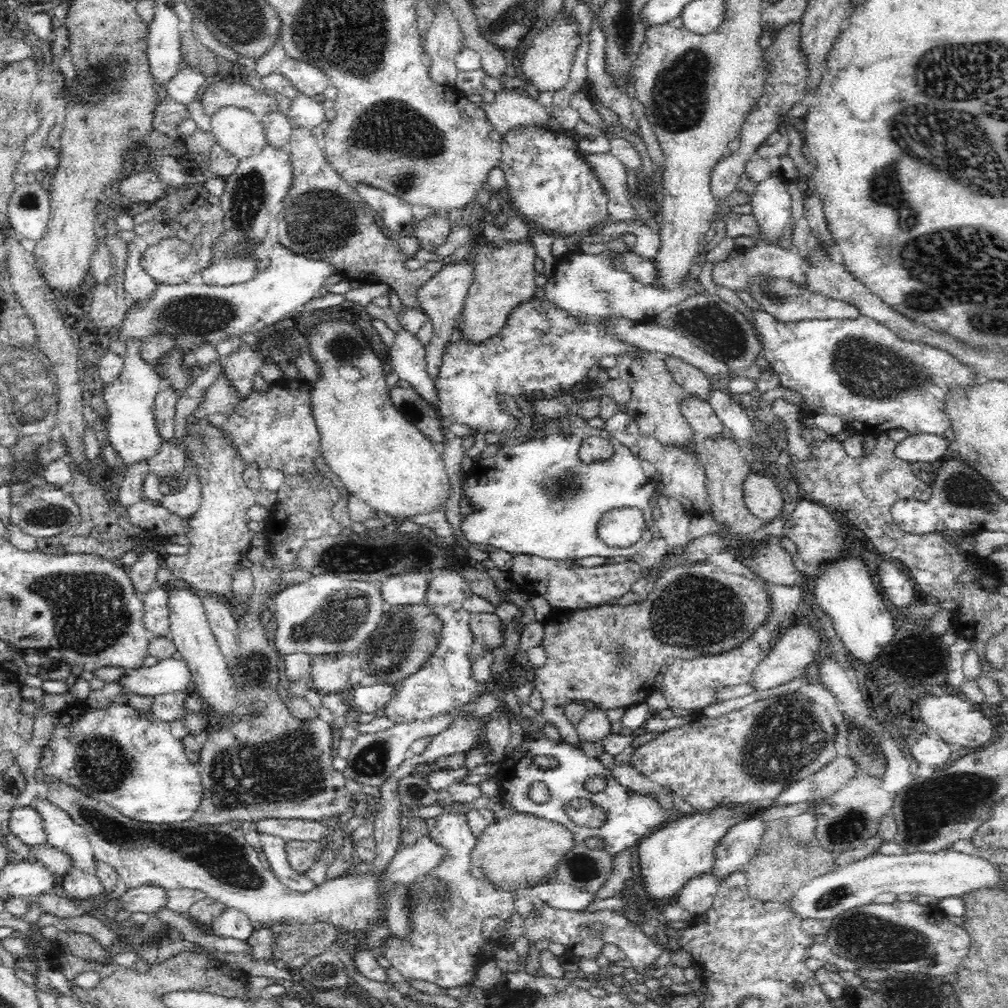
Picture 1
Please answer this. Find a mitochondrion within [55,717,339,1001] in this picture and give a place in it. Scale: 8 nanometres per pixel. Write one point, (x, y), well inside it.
(285, 769)

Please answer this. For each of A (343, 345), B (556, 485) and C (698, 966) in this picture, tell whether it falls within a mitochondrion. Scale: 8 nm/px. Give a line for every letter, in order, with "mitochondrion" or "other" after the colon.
A: mitochondrion
B: mitochondrion
C: other

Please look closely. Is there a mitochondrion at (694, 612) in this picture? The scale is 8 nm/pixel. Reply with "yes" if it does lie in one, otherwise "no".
yes

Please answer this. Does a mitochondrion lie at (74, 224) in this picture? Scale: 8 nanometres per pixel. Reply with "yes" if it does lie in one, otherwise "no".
no

